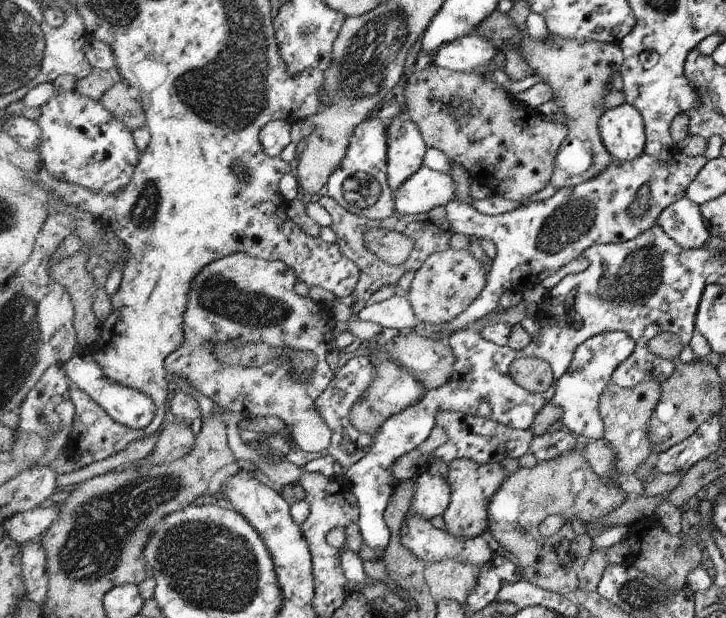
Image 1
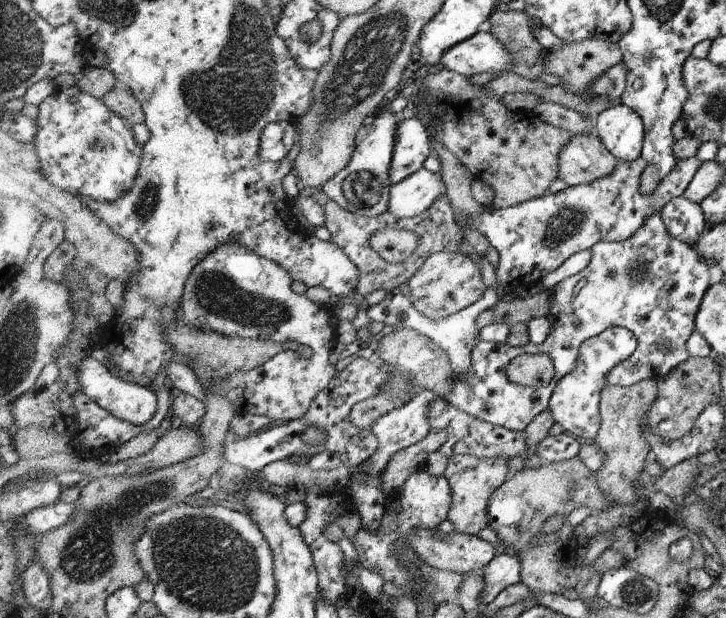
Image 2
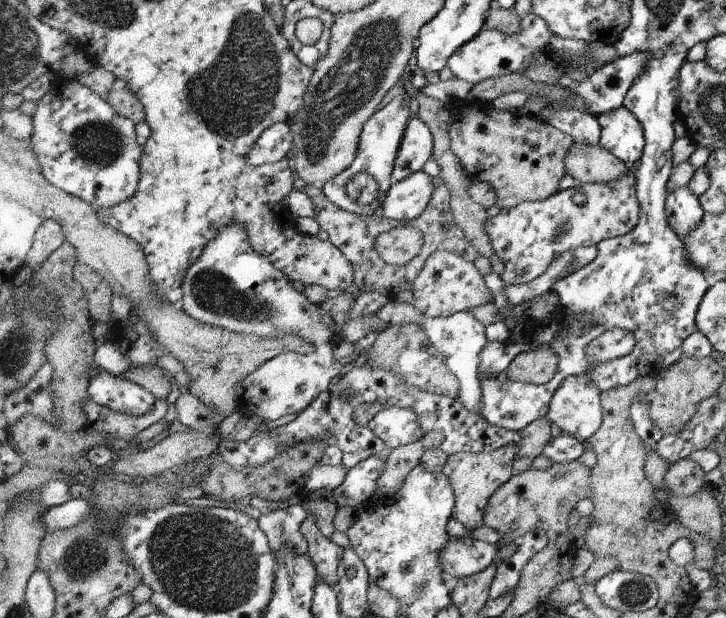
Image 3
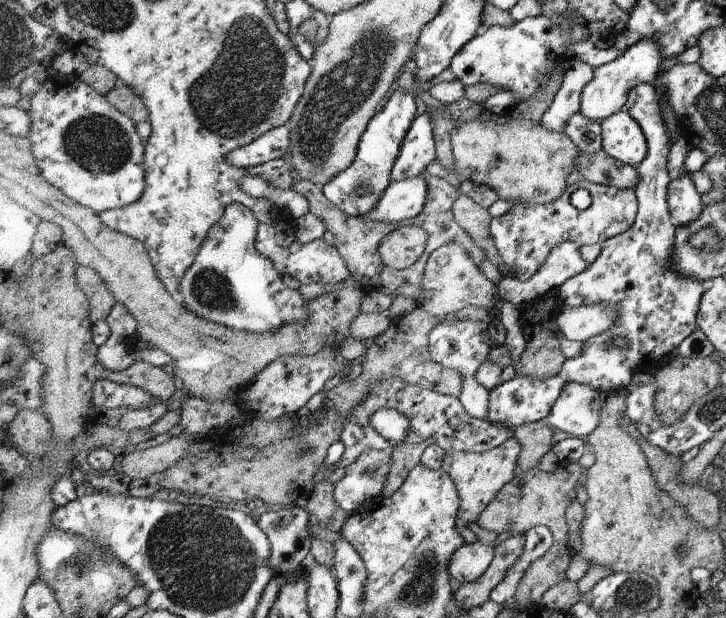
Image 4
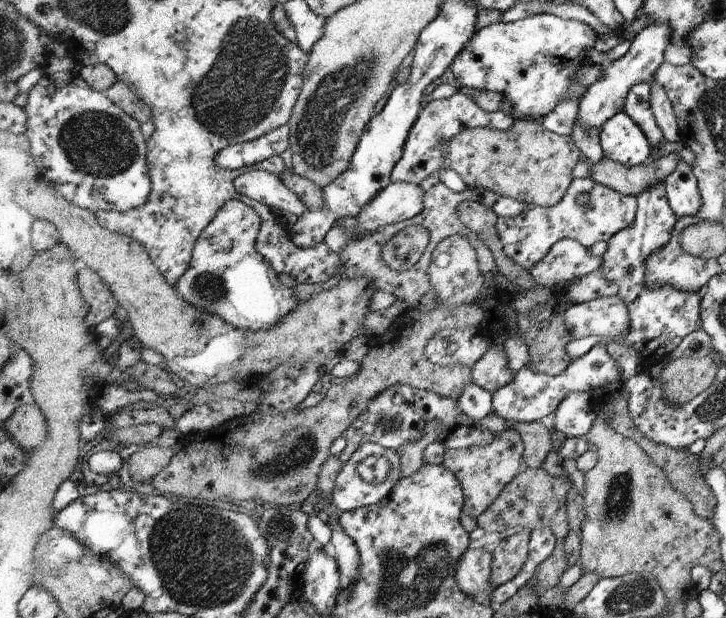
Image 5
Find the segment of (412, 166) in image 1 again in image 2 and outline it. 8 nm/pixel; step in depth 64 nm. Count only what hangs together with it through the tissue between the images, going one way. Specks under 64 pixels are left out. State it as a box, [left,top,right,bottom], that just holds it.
[389,118,432,185]

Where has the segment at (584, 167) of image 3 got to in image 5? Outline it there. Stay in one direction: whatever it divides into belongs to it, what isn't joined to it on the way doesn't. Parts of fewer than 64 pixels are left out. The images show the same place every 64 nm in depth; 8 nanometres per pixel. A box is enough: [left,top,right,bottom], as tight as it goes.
[585,151,682,197]

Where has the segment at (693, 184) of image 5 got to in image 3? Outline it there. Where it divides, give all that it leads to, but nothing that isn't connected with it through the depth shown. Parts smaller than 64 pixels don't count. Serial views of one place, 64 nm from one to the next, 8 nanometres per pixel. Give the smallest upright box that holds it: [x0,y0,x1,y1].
[665,185,705,238]

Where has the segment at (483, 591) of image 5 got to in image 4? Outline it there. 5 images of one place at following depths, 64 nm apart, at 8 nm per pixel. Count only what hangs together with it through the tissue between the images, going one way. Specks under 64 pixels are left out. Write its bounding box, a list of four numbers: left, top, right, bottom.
[448,541,500,584]

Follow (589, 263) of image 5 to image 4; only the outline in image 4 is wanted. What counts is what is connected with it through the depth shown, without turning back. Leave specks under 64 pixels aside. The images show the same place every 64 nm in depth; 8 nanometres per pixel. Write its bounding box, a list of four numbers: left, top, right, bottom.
[497,242,589,306]

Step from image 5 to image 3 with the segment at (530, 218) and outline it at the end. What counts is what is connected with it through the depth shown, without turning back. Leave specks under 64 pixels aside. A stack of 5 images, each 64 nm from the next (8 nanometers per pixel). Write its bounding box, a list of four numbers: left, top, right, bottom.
[485,165,641,286]

